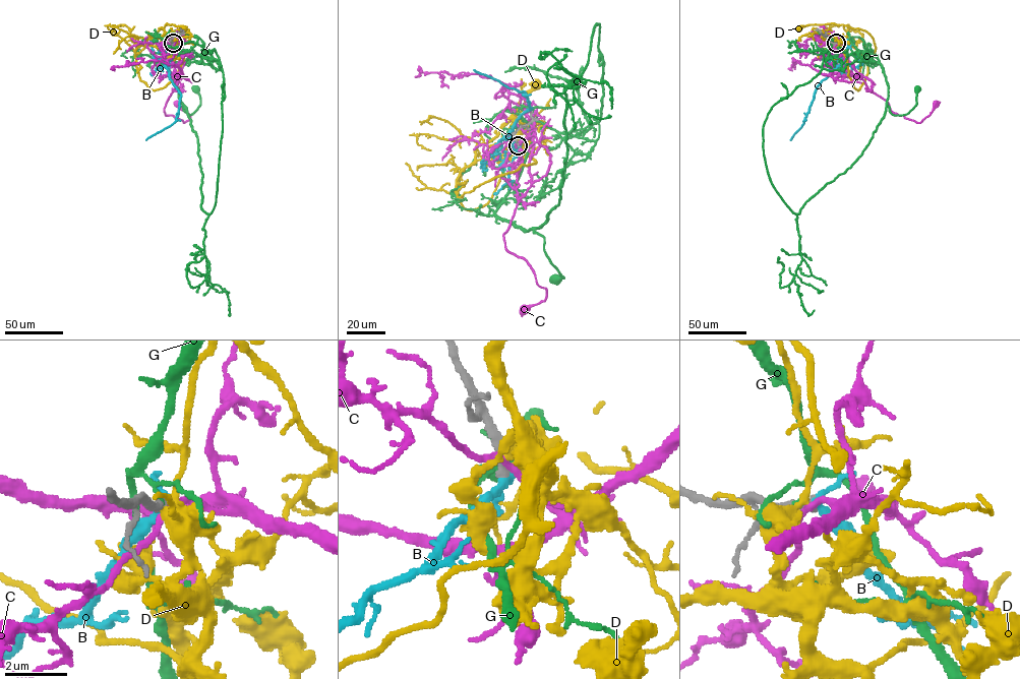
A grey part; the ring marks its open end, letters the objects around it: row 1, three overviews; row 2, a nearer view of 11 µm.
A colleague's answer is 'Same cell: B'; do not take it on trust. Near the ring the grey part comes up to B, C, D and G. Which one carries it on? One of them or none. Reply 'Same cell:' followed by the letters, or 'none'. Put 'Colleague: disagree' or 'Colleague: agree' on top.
Colleague: agree
Same cell: B

